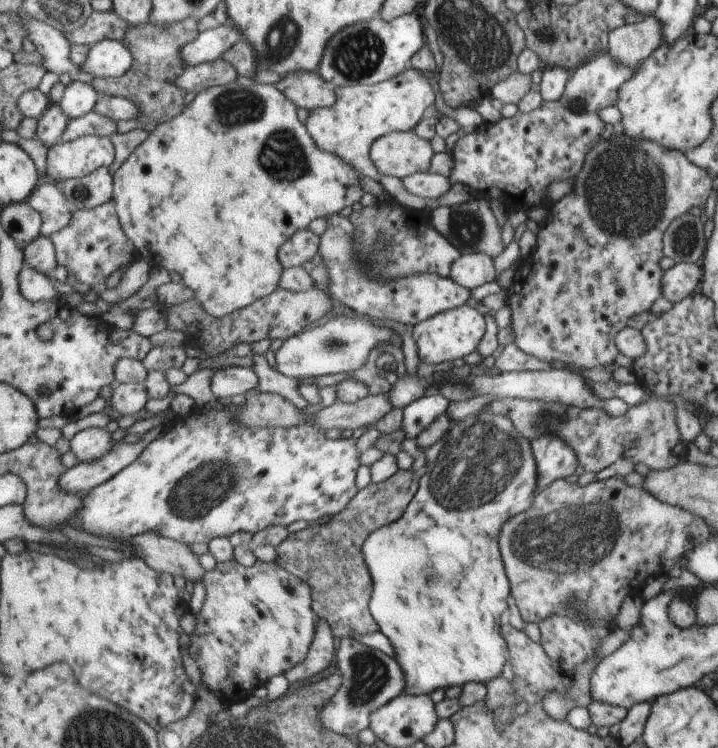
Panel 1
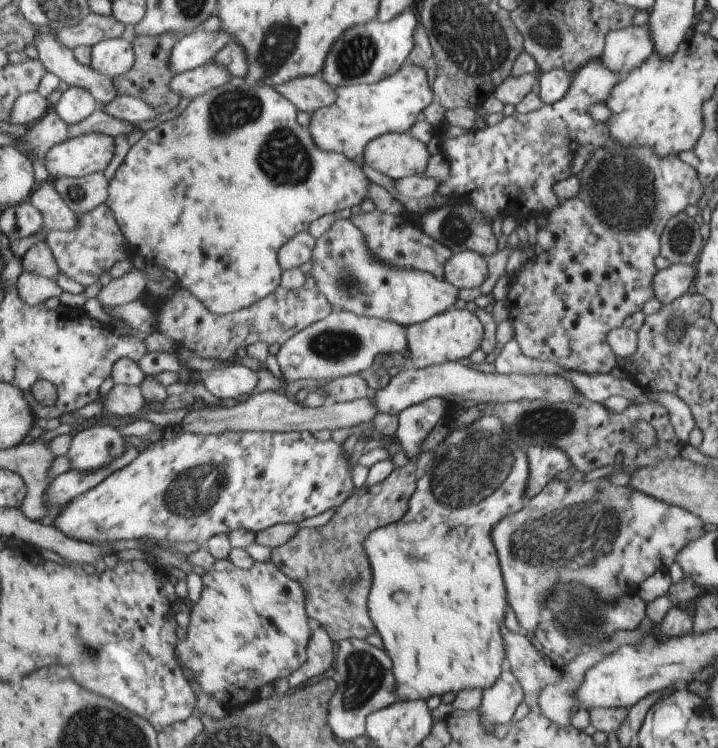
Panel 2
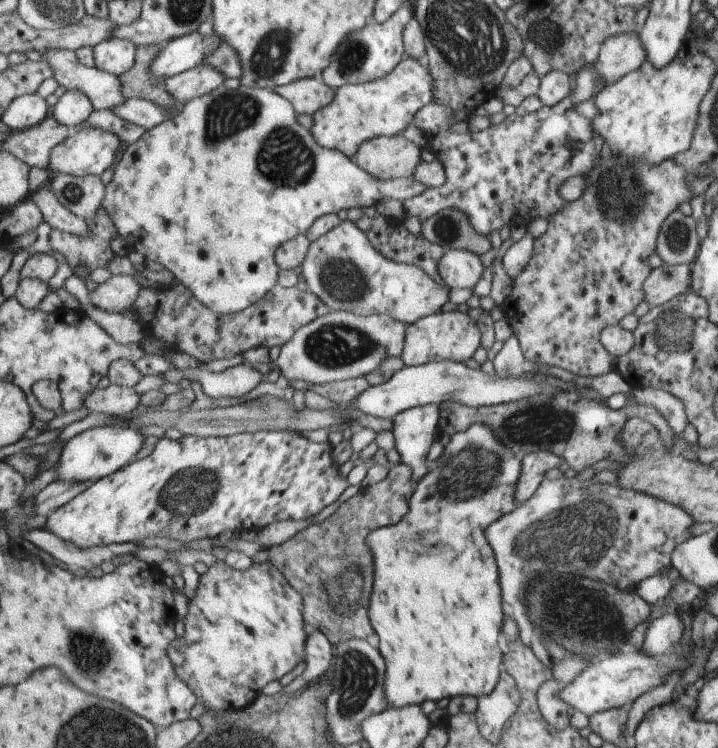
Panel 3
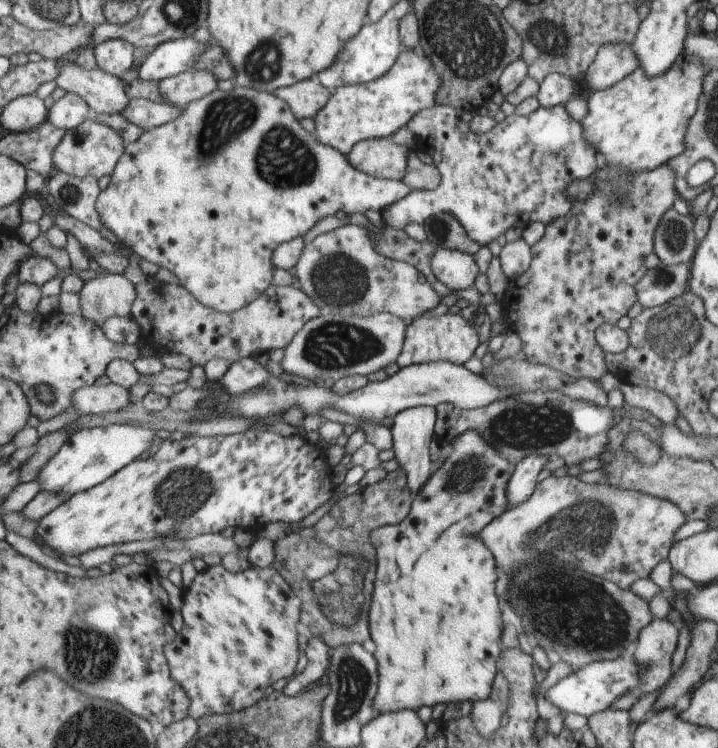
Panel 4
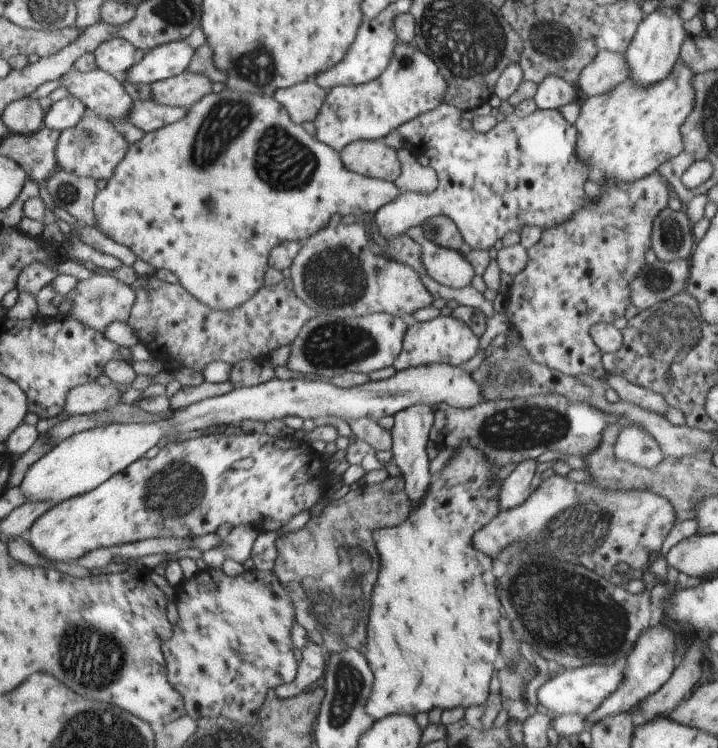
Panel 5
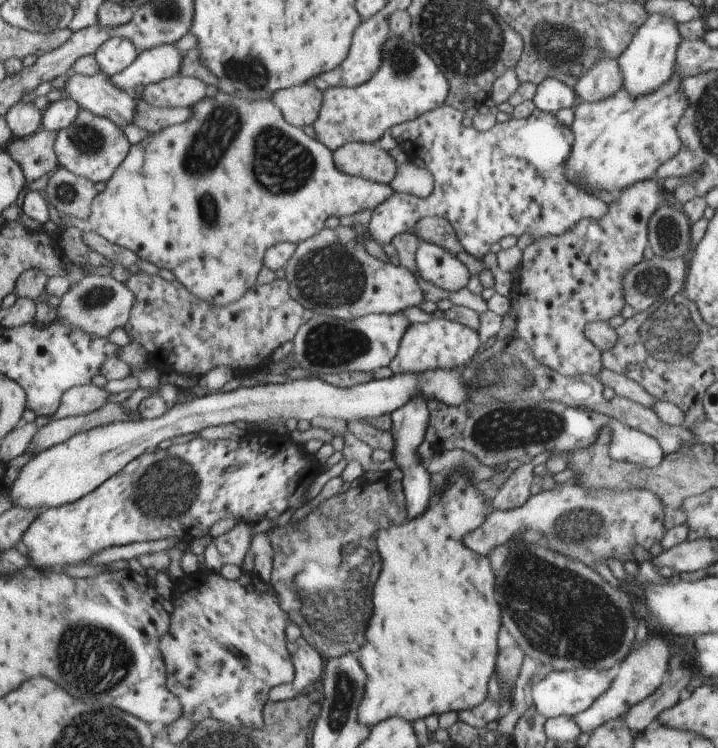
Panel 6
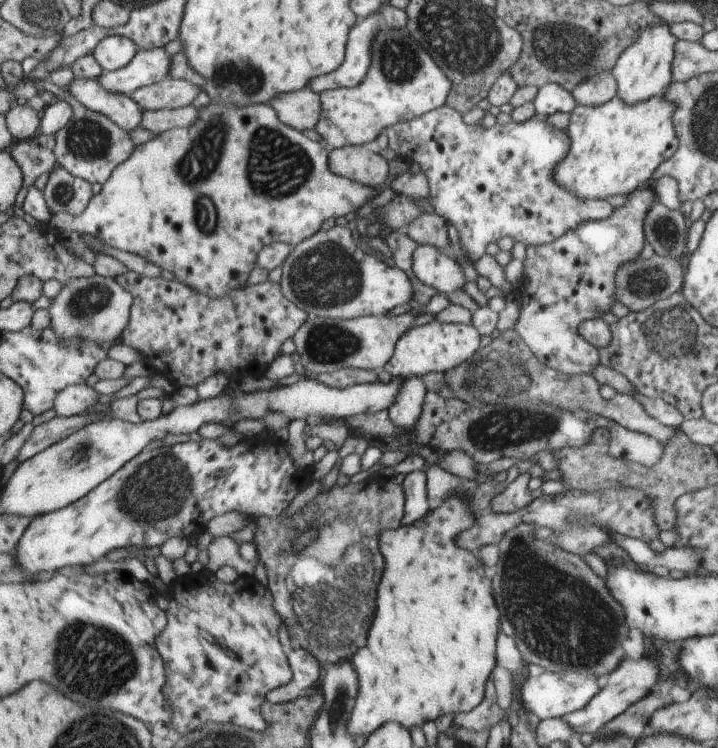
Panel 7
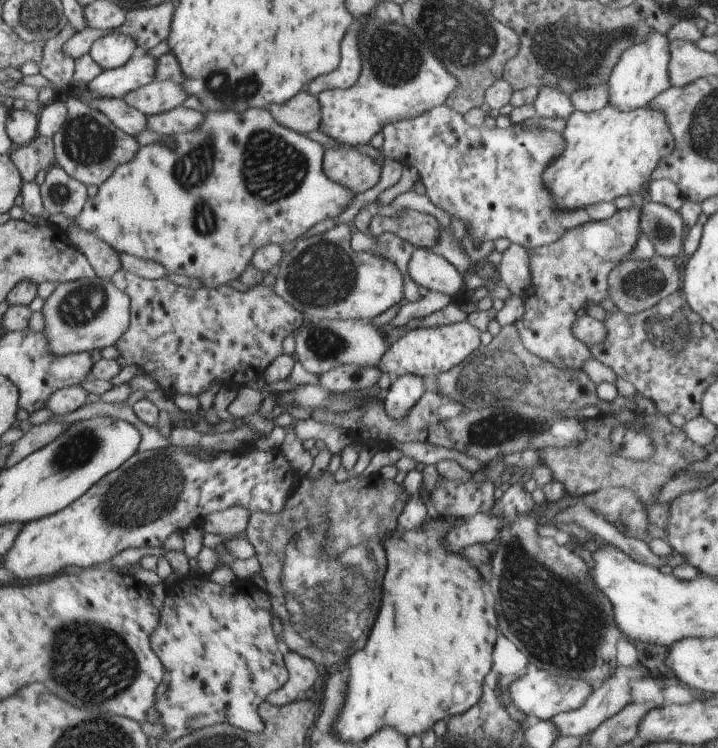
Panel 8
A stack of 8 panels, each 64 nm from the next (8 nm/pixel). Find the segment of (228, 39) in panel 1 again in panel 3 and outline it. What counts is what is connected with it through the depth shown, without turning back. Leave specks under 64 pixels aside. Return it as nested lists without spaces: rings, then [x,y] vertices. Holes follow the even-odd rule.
[[[196,31],[170,41],[152,61],[150,72],[157,77],[173,77],[197,67],[219,44],[215,36],[203,37]]]

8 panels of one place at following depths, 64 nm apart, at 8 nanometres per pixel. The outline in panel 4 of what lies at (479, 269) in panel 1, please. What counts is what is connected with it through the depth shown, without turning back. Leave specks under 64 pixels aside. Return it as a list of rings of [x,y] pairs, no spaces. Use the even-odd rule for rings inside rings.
[[[438,243],[437,246],[429,262],[433,276],[449,290],[462,291],[467,286],[473,286],[473,280],[477,276],[473,258],[455,249],[443,248]]]

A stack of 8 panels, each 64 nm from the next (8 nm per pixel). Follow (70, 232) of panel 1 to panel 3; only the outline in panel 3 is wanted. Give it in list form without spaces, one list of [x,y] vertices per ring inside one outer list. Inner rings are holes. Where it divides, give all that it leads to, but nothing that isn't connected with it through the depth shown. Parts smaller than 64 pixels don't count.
[[[100,208],[99,212],[97,212],[91,228],[94,234],[86,238],[77,237],[58,229],[52,229],[49,234],[51,249],[62,255],[71,269],[81,263],[88,267],[89,272],[97,267],[105,268],[107,262],[110,262],[115,255],[125,251],[125,248],[121,245],[115,224],[113,224],[109,214],[103,208]]]

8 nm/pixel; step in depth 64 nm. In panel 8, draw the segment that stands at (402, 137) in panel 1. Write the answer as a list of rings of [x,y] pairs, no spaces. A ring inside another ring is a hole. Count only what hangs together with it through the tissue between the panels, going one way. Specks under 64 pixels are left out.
[[[335,147],[325,150],[322,160],[323,173],[329,180],[343,184],[353,194],[365,192],[379,182],[381,165],[375,162],[372,153],[359,152],[357,147]]]

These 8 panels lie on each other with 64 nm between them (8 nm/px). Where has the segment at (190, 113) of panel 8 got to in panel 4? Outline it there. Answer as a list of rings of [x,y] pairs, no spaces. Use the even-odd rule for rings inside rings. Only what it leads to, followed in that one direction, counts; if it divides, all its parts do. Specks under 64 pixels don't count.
[[[139,98],[131,99],[131,102],[121,114],[143,130],[150,131],[177,120],[183,114],[183,111],[182,108],[171,103],[158,103]]]

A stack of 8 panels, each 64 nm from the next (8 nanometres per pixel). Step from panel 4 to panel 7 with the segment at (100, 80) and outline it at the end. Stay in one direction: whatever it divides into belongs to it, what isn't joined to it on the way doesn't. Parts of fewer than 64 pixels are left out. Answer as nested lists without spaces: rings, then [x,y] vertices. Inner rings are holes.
[[[75,78],[67,90],[78,98],[83,106],[108,116],[123,130],[131,133],[135,128],[141,127],[143,109],[139,104],[133,100],[132,96],[103,88],[99,78],[97,80]]]

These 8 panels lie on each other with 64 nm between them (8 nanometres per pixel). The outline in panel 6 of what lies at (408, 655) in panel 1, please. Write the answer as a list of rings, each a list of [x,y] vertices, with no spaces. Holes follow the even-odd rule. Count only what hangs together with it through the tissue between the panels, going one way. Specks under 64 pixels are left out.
[[[455,470],[446,474],[447,484],[441,494],[431,494],[429,508],[423,510],[421,516],[407,520],[405,524],[395,525],[393,528],[385,528],[375,535],[375,544],[381,561],[379,578],[375,579],[375,616],[371,616],[371,628],[367,628],[367,644],[359,648],[357,660],[363,664],[363,672],[367,672],[367,692],[363,692],[363,702],[357,707],[357,722],[363,726],[373,727],[383,720],[391,717],[403,718],[407,722],[413,722],[417,718],[425,718],[429,714],[441,714],[442,712],[459,712],[478,706],[485,700],[485,684],[490,682],[489,676],[493,674],[495,664],[495,640],[499,630],[499,606],[493,598],[493,574],[489,570],[489,562],[485,556],[473,552],[463,546],[463,536],[473,532],[475,528],[483,524],[487,518],[486,496],[483,495],[482,485],[472,483],[470,476],[463,470]]]

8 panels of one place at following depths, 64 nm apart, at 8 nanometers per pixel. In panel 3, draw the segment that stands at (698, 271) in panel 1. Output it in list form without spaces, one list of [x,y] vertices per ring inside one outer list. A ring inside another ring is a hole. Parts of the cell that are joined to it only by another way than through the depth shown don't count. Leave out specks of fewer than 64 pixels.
[[[665,265],[653,268],[643,280],[643,301],[649,308],[663,305],[689,289],[691,265]]]

